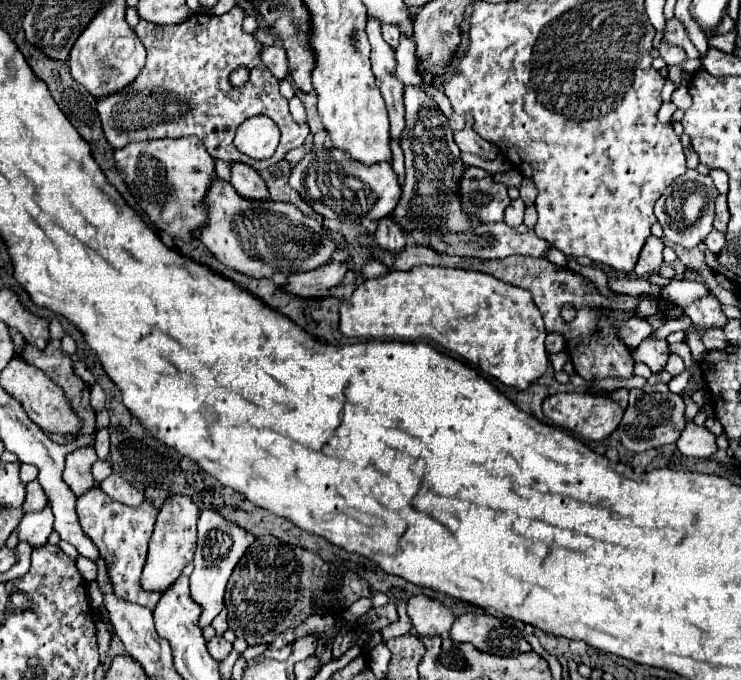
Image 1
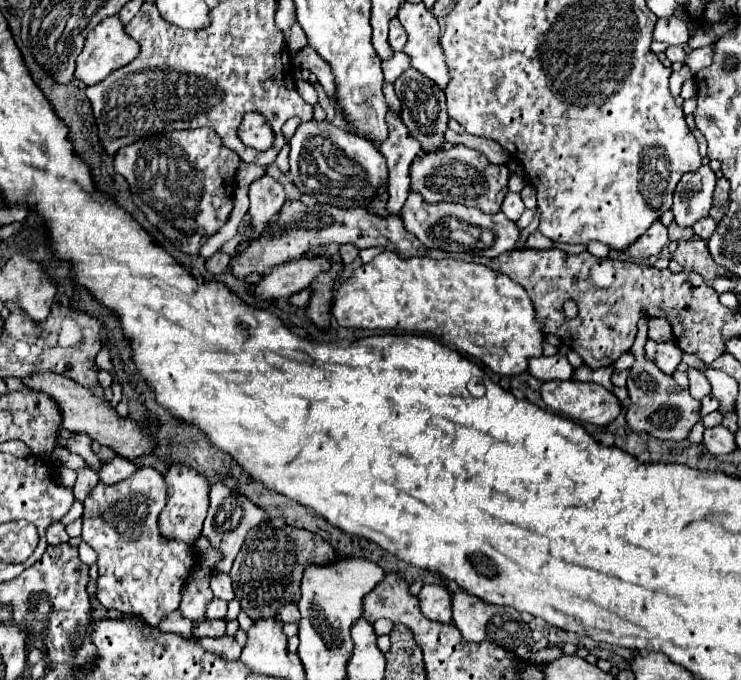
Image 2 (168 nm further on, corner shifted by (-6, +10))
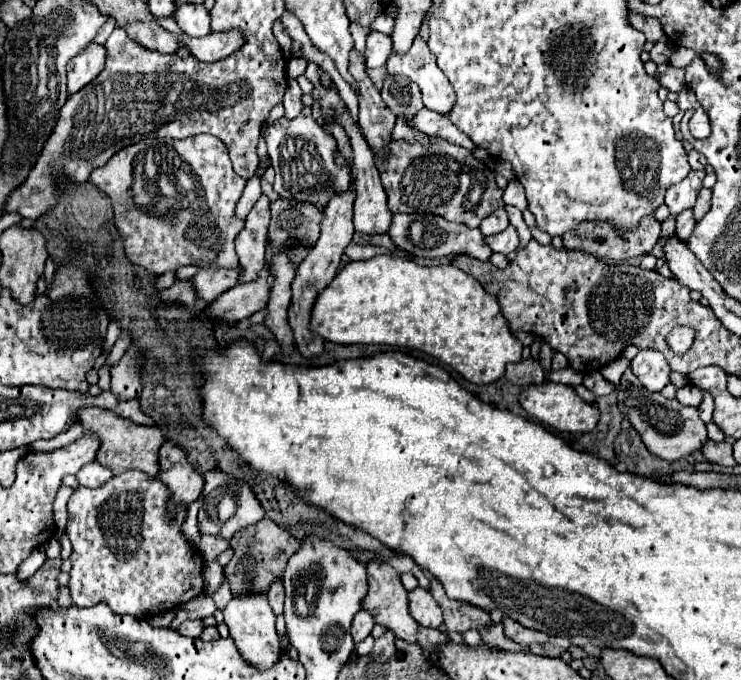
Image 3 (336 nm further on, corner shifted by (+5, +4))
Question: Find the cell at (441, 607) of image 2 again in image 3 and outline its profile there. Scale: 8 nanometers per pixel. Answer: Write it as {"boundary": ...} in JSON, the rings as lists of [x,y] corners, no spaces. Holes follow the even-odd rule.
{"boundary":[[[416,587],[414,591],[408,593],[408,601],[410,601],[412,617],[422,627],[432,627],[432,629],[440,627],[440,623],[442,623],[442,609],[438,607],[438,603],[430,595],[430,591],[426,591],[422,587]]]}

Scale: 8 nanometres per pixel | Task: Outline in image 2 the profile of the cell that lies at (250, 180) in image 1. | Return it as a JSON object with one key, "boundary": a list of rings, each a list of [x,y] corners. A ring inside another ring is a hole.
{"boundary":[[[263,175],[251,185],[249,199],[251,199],[249,207],[251,225],[255,225],[255,233],[251,233],[251,239],[257,239],[267,229],[271,219],[281,211],[285,203],[285,189],[269,175]]]}

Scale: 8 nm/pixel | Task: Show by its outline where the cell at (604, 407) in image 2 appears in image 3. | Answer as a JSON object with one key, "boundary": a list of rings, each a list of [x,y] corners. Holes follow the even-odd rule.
{"boundary":[[[542,383],[542,385],[530,385],[520,393],[520,405],[538,421],[544,425],[554,427],[556,431],[568,431],[568,433],[588,433],[596,427],[600,419],[600,411],[596,405],[586,403],[576,395],[576,391],[568,385],[560,383]]]}

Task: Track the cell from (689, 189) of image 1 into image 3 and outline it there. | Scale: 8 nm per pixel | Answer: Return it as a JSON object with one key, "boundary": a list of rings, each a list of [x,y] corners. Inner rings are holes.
{"boundary":[[[690,171],[688,177],[672,187],[668,187],[666,191],[666,205],[670,209],[670,215],[680,215],[682,211],[688,211],[694,207],[696,197],[702,189],[702,179],[704,179],[704,171]]]}

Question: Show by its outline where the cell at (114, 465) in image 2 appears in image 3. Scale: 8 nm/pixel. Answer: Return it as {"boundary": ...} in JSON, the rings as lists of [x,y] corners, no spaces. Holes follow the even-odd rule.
{"boundary":[[[92,461],[88,465],[84,465],[78,473],[76,473],[76,479],[82,487],[100,487],[104,485],[108,479],[112,479],[112,471],[108,471],[106,467],[102,467],[100,463]]]}

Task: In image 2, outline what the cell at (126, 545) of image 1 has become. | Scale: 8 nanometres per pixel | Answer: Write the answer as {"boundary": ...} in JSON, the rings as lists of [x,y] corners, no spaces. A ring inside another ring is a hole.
{"boundary":[[[139,467],[127,481],[115,485],[97,483],[83,501],[81,539],[97,551],[99,567],[95,599],[105,609],[135,615],[153,627],[159,625],[163,615],[179,607],[181,589],[197,563],[195,547],[161,537],[157,519],[165,499],[163,475],[153,467]]]}

